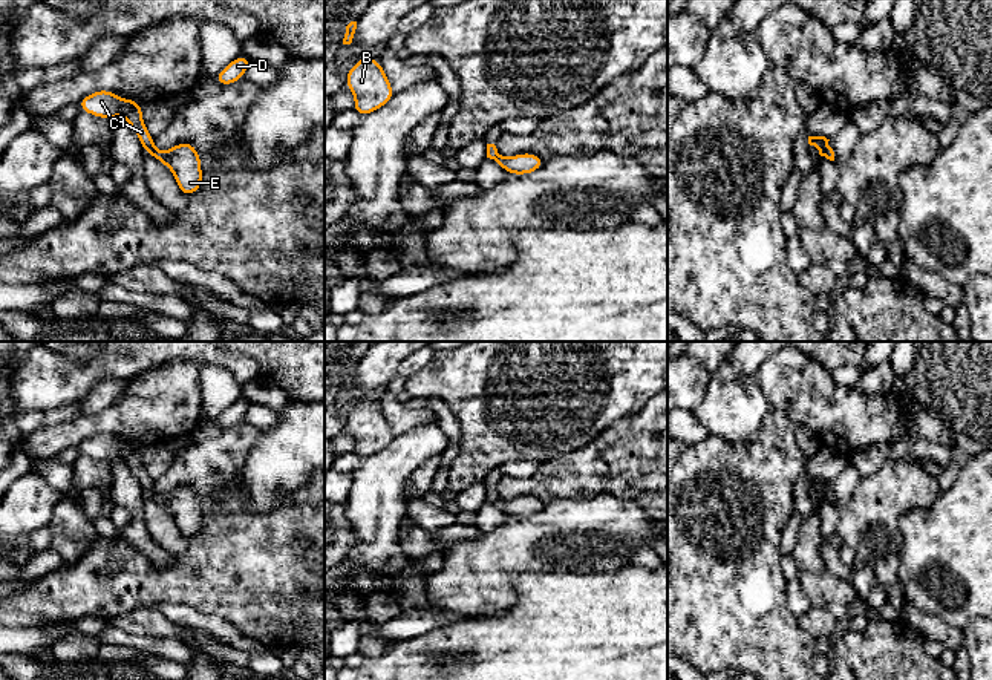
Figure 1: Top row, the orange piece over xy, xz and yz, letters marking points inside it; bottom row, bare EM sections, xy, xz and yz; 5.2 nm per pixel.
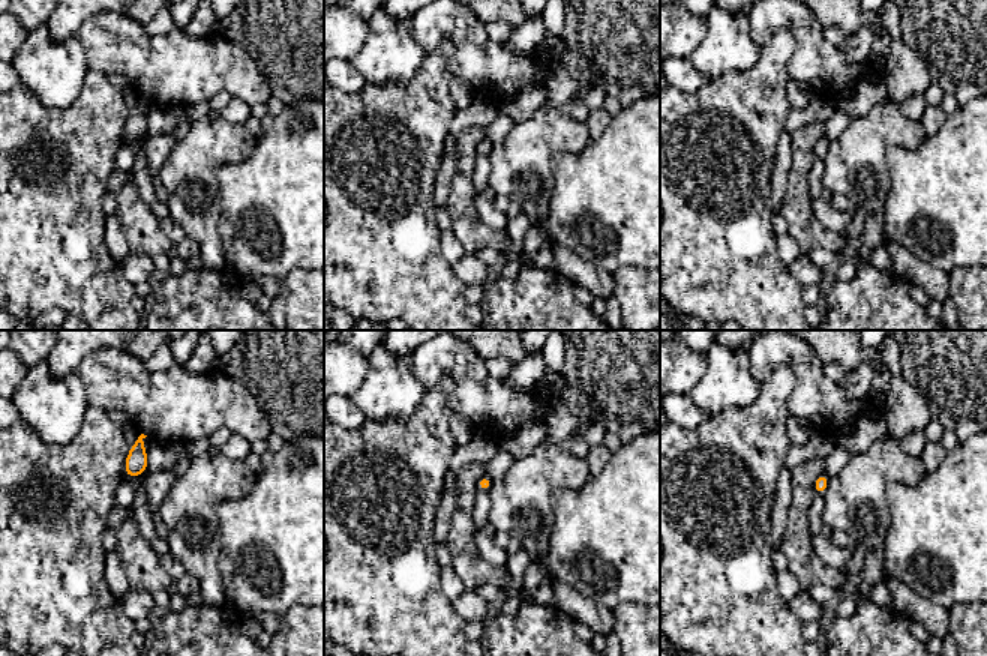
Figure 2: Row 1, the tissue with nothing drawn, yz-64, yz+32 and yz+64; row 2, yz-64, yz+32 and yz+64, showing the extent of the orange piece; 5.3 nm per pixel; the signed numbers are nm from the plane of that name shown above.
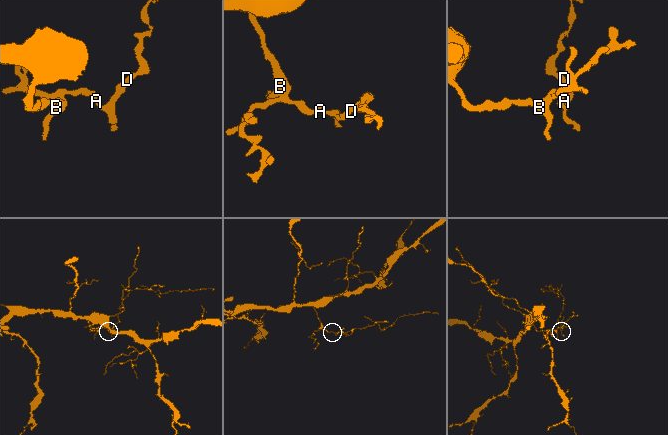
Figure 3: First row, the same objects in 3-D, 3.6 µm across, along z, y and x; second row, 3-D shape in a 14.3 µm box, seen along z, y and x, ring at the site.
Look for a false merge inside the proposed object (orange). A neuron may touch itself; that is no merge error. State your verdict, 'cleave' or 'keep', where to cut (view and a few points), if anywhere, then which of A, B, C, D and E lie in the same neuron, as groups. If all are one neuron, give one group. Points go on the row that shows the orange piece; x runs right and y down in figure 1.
cleave; cut xy (155, 147), (150, 153); groups A B C / D E

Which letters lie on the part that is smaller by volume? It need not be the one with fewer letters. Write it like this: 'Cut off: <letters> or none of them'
Cut off: D, E

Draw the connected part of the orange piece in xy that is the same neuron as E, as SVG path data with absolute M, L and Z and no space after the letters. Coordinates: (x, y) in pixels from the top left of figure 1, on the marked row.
M179 142L167 152L155 147L152 156L171 170L185 198L202 187L201 156L193 144Z

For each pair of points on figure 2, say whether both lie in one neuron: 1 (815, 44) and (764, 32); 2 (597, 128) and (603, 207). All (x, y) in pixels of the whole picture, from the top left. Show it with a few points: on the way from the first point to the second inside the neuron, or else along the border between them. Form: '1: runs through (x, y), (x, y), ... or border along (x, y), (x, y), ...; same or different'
1: runs through (804, 30), (791, 17), (777, 18); same
2: border along (612, 117), (605, 131), (591, 140); different

